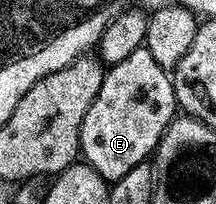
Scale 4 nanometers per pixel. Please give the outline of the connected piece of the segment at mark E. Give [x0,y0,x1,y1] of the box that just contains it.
[80,47,177,181]

